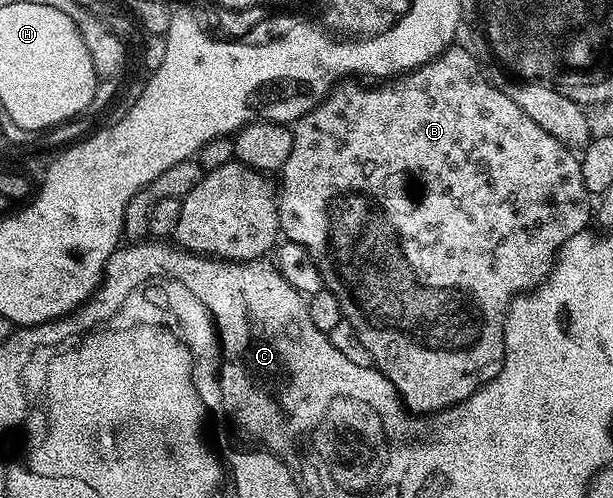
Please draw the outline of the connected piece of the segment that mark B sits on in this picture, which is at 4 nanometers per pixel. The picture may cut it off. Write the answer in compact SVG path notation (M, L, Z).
M449 47L422 67L383 83L337 84L323 101L291 126L294 148L278 181L281 234L301 244L309 253L309 259L321 275L323 288L329 289L340 301L341 318L358 331L358 339L366 343L375 368L388 376L404 408L412 415L448 409L474 395L474 391L500 374L504 362L504 320L508 318L512 300L521 293L532 292L544 282L556 264L560 248L574 235L585 232L594 217L593 202L586 183L582 183L579 156L554 139L554 135L542 131L514 99L492 85L469 48L456 48Z

